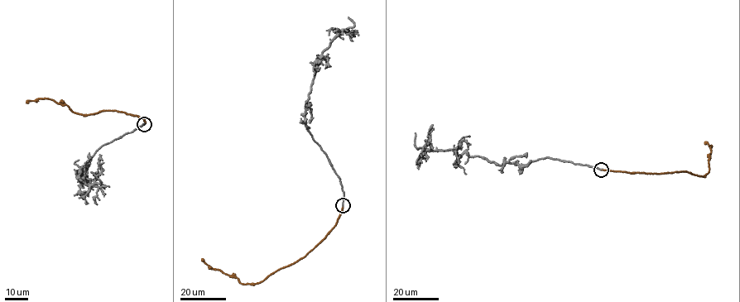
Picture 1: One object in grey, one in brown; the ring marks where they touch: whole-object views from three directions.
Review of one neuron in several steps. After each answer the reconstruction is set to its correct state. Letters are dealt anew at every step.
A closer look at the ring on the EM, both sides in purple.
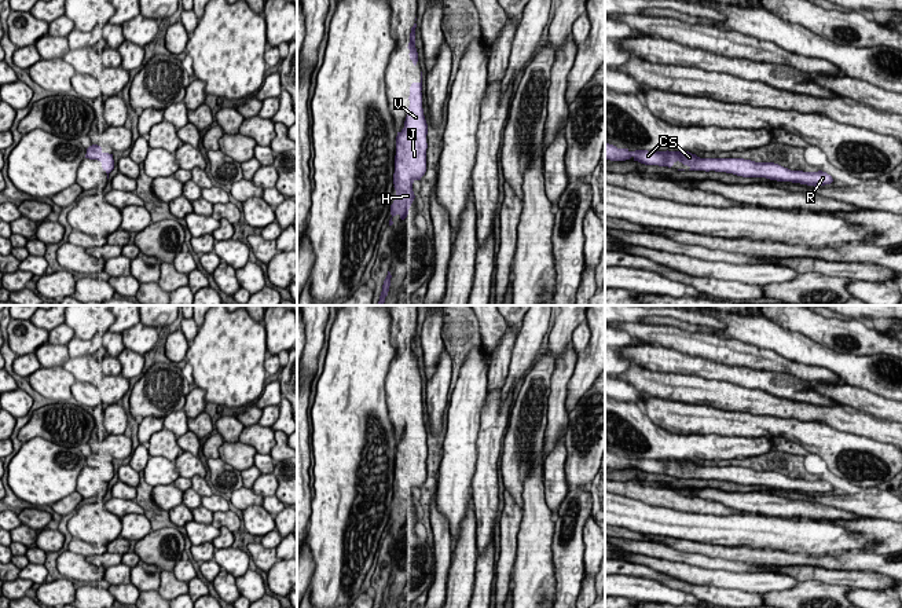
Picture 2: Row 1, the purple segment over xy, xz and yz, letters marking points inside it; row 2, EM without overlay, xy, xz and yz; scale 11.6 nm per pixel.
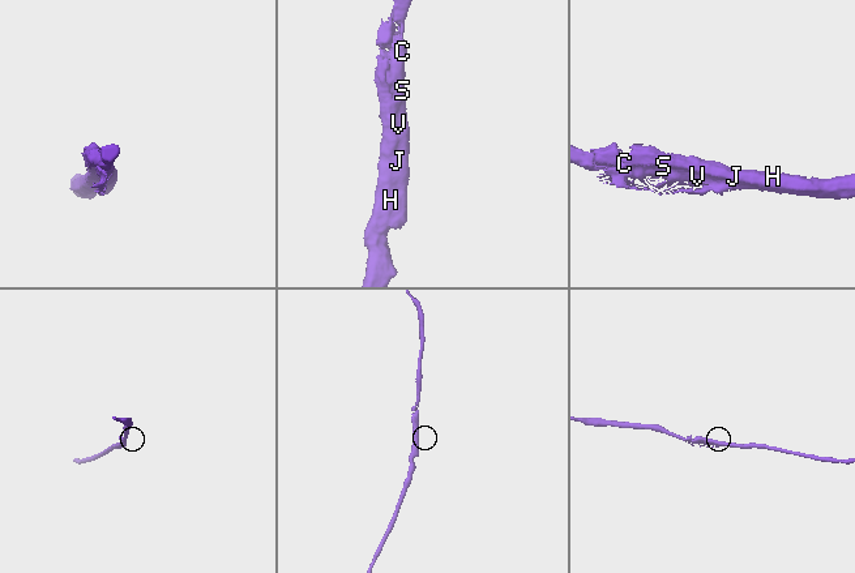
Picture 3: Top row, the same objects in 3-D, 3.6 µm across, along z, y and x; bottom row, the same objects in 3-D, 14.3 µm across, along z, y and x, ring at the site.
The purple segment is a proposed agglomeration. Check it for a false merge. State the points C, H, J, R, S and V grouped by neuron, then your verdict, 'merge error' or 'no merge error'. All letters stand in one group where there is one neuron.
C H J R S V; no merge error

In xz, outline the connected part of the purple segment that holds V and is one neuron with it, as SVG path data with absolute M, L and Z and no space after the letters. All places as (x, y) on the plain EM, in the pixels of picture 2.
M422 380L421 389L410 395L410 414L404 436L396 444L396 464L393 495L396 506L390 513L392 525L399 523L404 528L415 506L412 491L421 488L426 480L426 443L428 432L422 417Z

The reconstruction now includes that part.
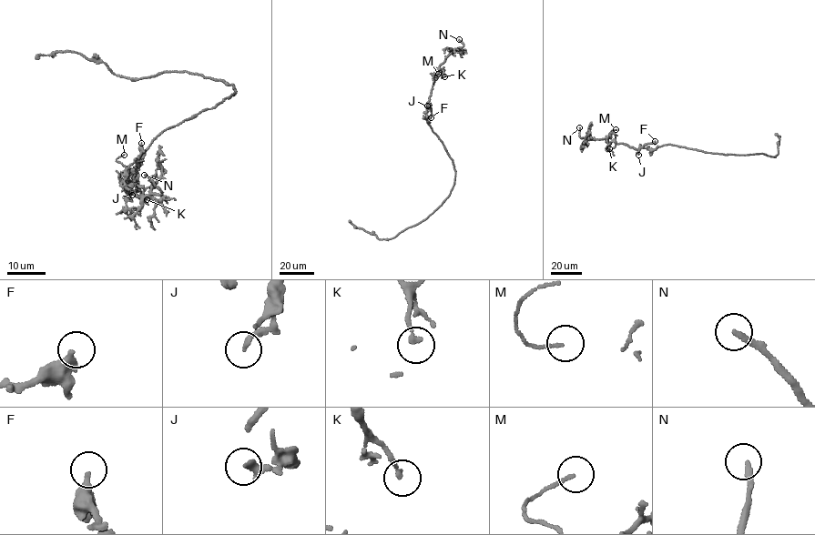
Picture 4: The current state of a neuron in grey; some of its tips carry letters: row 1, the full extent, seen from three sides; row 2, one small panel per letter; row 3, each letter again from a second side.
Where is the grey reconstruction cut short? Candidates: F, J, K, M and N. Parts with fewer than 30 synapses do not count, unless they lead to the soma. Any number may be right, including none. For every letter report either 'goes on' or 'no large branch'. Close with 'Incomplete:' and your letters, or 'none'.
F: no large branch
J: no large branch
K: no large branch
M: no large branch
N: goes on
Incomplete: N

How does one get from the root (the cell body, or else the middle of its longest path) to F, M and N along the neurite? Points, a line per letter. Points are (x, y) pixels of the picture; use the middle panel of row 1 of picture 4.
F: (453, 160), (428, 124), (426, 109), (430, 107), (431, 117)
M: (453, 160), (427, 120), (427, 104), (438, 69), (434, 73), (438, 74)
N: (453, 160), (428, 124), (426, 105), (440, 65), (453, 50), (463, 45), (459, 39)

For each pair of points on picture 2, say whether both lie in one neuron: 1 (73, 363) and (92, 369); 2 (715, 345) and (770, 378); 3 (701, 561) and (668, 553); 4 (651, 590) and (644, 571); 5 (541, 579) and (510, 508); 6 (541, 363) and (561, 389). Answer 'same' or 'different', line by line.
1: same
2: different
3: same
4: different
5: different
6: different

